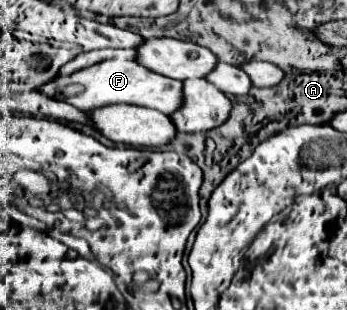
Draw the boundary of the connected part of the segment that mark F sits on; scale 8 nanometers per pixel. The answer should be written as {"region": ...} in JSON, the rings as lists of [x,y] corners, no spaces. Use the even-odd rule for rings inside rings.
{"region":[[[120,59],[100,61],[92,67],[76,71],[72,75],[64,75],[64,77],[58,75],[58,77],[50,79],[48,83],[40,85],[36,91],[40,91],[42,95],[48,95],[48,97],[54,97],[54,99],[60,97],[62,101],[66,101],[82,111],[104,107],[104,105],[114,105],[114,103],[128,103],[128,105],[158,109],[160,113],[168,115],[168,113],[174,113],[176,109],[180,109],[180,101],[182,101],[182,81],[152,73],[152,71],[144,69],[142,65],[136,65],[136,61],[120,61]],[[70,83],[80,83],[84,87],[84,91],[74,97],[60,97],[58,87],[64,87]]]}

